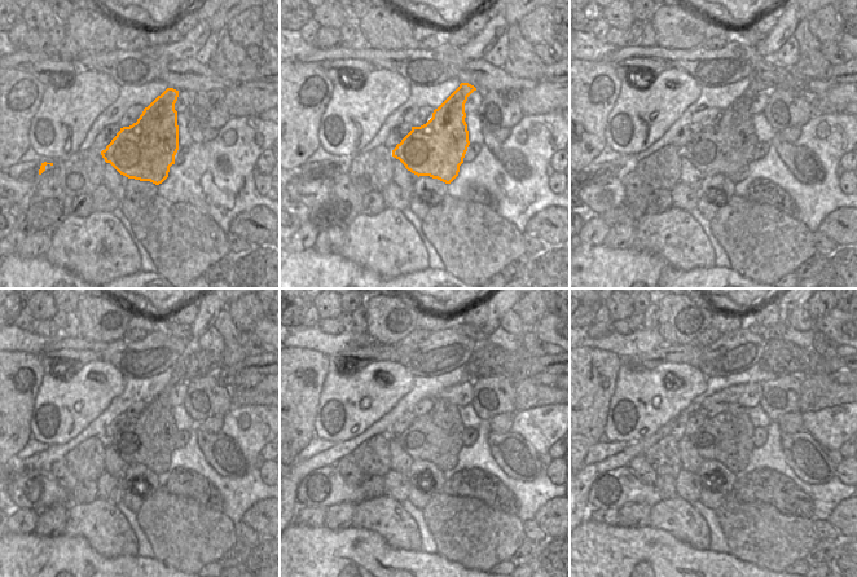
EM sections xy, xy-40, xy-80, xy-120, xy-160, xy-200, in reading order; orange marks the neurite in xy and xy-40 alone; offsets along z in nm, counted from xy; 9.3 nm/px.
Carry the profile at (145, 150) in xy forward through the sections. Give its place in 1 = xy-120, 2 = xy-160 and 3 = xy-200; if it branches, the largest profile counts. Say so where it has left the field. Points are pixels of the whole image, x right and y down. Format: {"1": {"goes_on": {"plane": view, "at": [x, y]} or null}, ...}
{"1": {"goes_on": {"plane": "xy-120", "at": [149, 437]}}, "2": {"goes_on": {"plane": "xy-160", "at": [436, 436]}}, "3": {"goes_on": {"plane": "xy-200", "at": [728, 437]}}}

